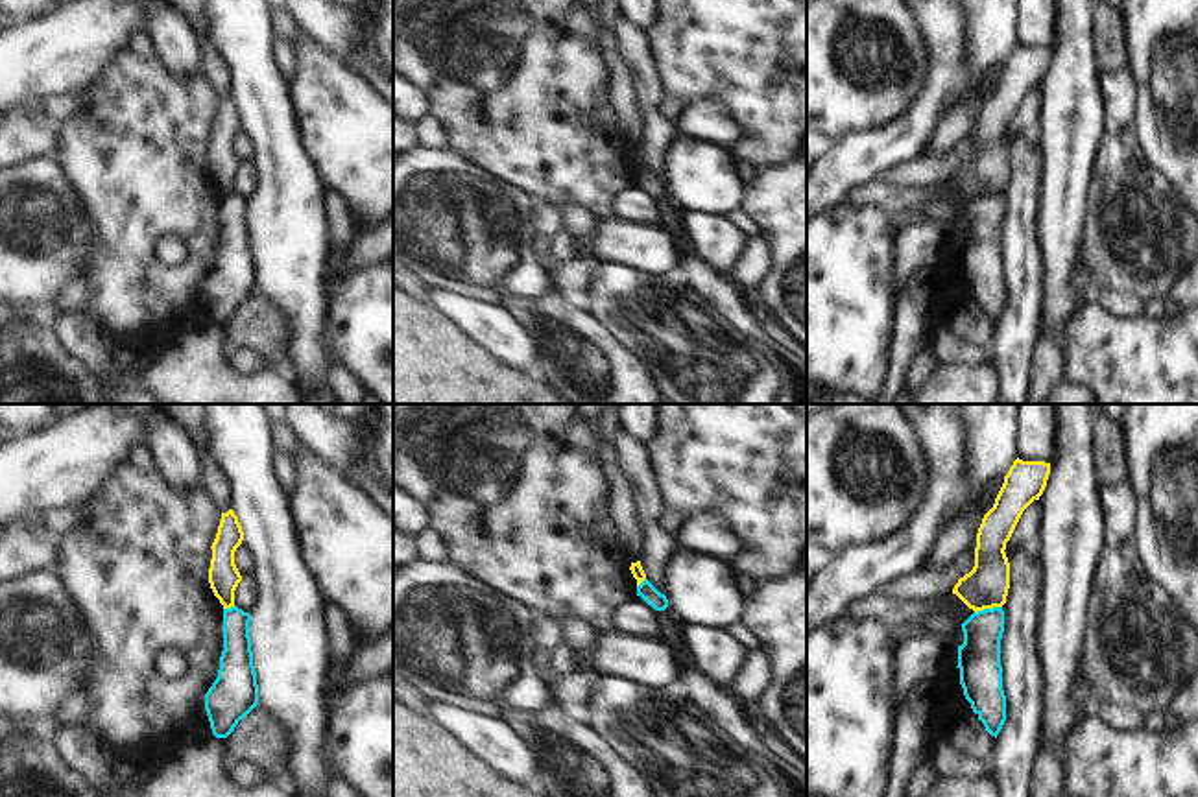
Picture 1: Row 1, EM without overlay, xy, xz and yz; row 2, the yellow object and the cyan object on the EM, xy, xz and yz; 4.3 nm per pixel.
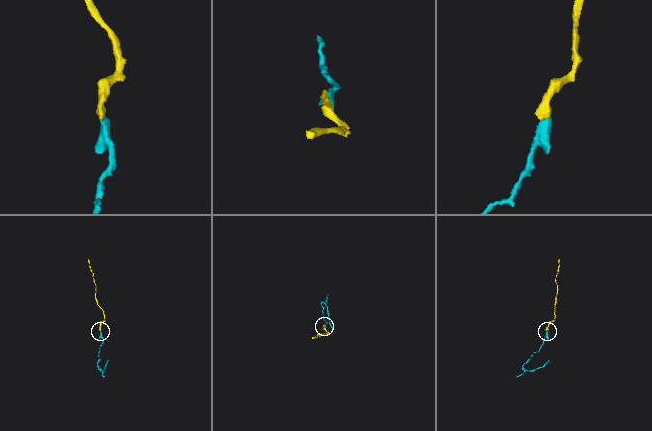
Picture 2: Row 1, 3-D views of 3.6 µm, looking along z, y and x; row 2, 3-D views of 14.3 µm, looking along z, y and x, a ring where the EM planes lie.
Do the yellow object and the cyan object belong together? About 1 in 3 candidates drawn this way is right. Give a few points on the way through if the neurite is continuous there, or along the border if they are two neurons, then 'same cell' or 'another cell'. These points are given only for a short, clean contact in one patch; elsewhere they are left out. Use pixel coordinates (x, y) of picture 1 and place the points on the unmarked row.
along yz (1001, 192), (975, 200) | another cell

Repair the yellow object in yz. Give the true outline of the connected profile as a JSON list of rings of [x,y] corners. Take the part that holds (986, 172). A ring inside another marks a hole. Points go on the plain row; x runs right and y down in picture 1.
[[[1017,44],[1004,65],[993,65],[976,89],[941,113],[919,155],[941,157],[975,125],[975,153],[958,166],[952,181],[975,199],[1002,194],[1010,175],[1006,129],[1023,98],[1043,81],[1048,61],[1050,50]]]

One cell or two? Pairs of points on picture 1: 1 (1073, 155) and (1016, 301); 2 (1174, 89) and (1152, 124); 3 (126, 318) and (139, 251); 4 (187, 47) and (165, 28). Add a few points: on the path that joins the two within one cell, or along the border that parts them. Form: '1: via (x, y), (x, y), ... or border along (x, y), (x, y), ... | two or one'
1: border along (1038, 200), (1036, 240), (1042, 261), (1042, 286) | two
2: via (1171, 98), (1162, 107), (1162, 115) | one
3: via (126, 301), (130, 297), (130, 268) | one
4: via (181, 45), (170, 34) | one

